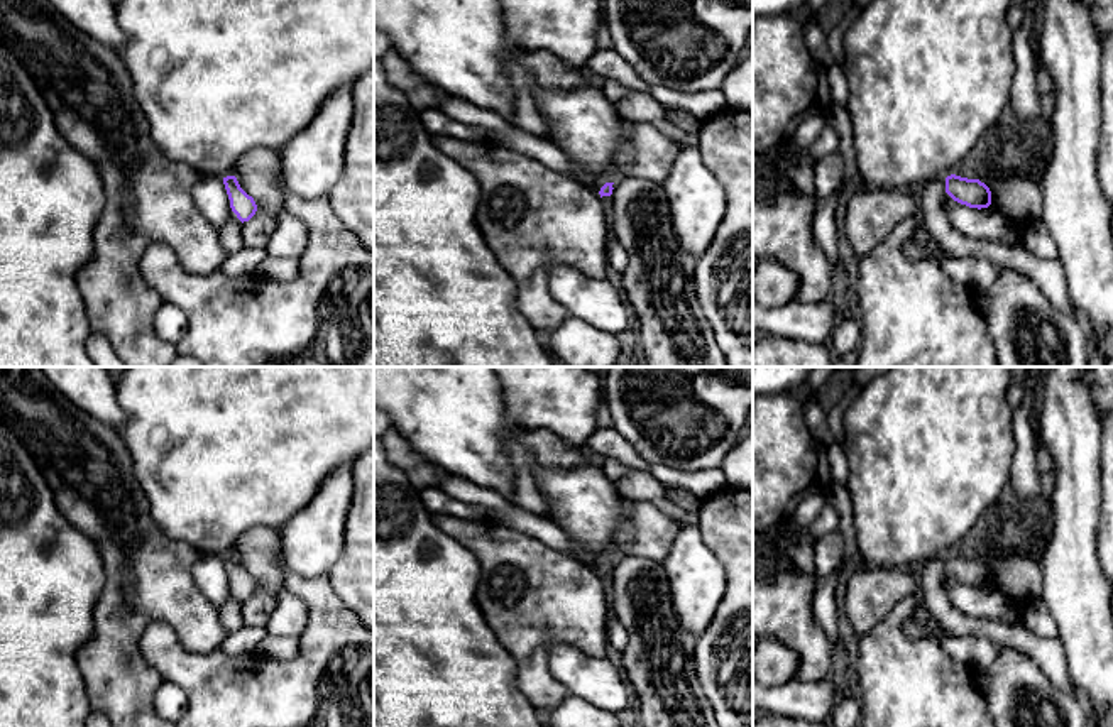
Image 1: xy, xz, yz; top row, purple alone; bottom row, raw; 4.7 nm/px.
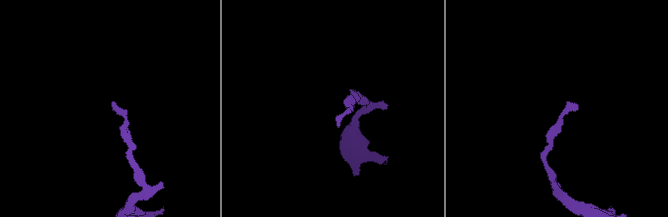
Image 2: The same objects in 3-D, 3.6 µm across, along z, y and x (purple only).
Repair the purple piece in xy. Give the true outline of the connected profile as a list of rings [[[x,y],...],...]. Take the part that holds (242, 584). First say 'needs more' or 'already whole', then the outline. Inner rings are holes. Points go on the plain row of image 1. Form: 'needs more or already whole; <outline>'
already whole; [[[235,555],[223,556],[223,563],[230,578],[232,590],[242,602],[249,600],[257,590],[254,577],[240,566]]]

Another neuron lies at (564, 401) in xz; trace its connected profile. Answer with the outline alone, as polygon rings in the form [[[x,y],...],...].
[[[492,367],[506,401],[511,421],[521,431],[546,429],[567,443],[582,448],[597,429],[597,407],[602,397],[602,377],[582,367]]]

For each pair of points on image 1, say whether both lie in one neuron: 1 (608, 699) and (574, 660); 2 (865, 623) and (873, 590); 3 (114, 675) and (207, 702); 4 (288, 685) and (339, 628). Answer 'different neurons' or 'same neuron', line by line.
1: same neuron
2: same neuron
3: different neurons
4: same neuron

